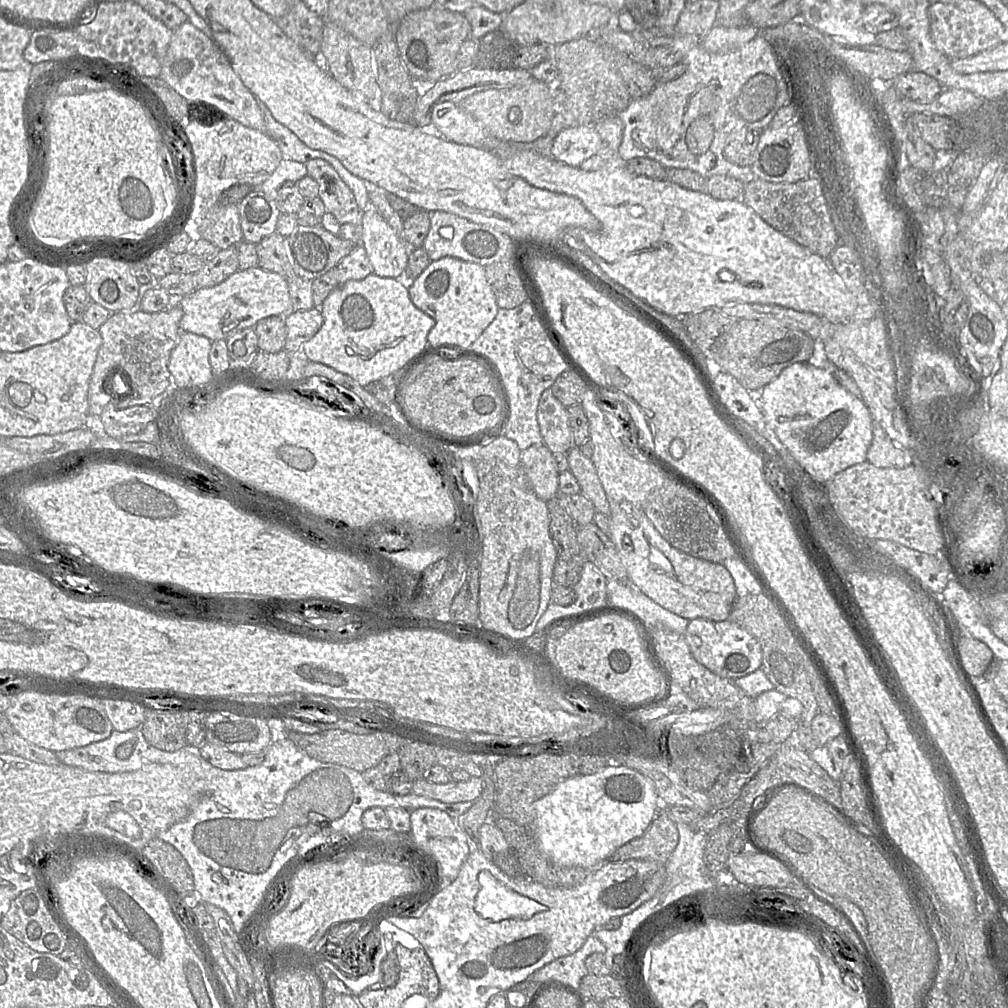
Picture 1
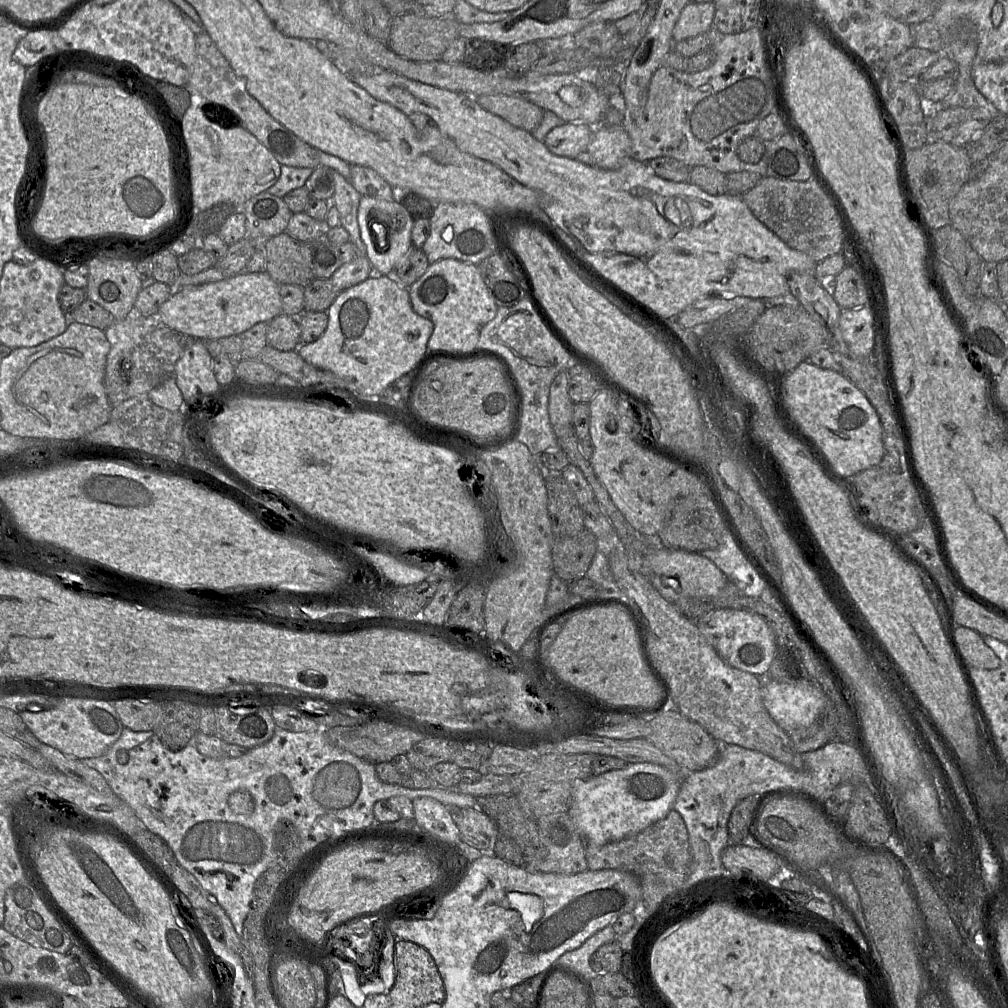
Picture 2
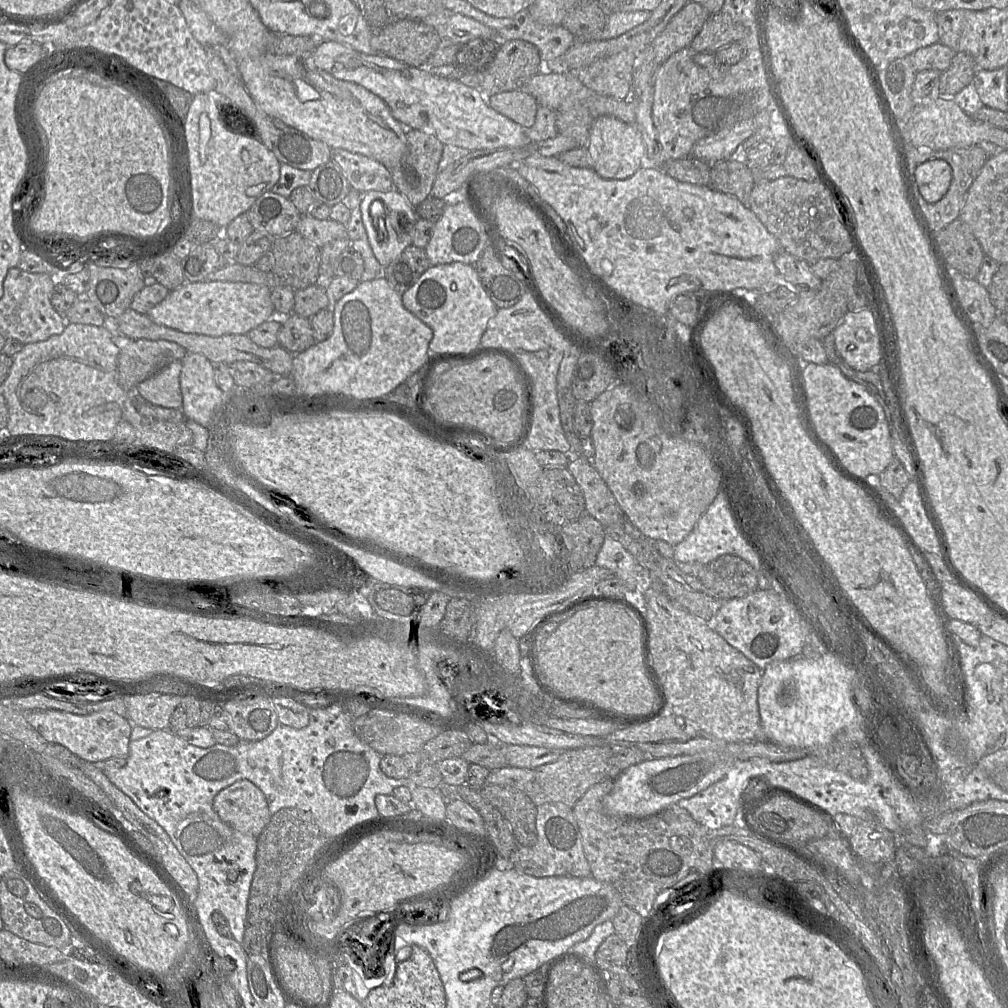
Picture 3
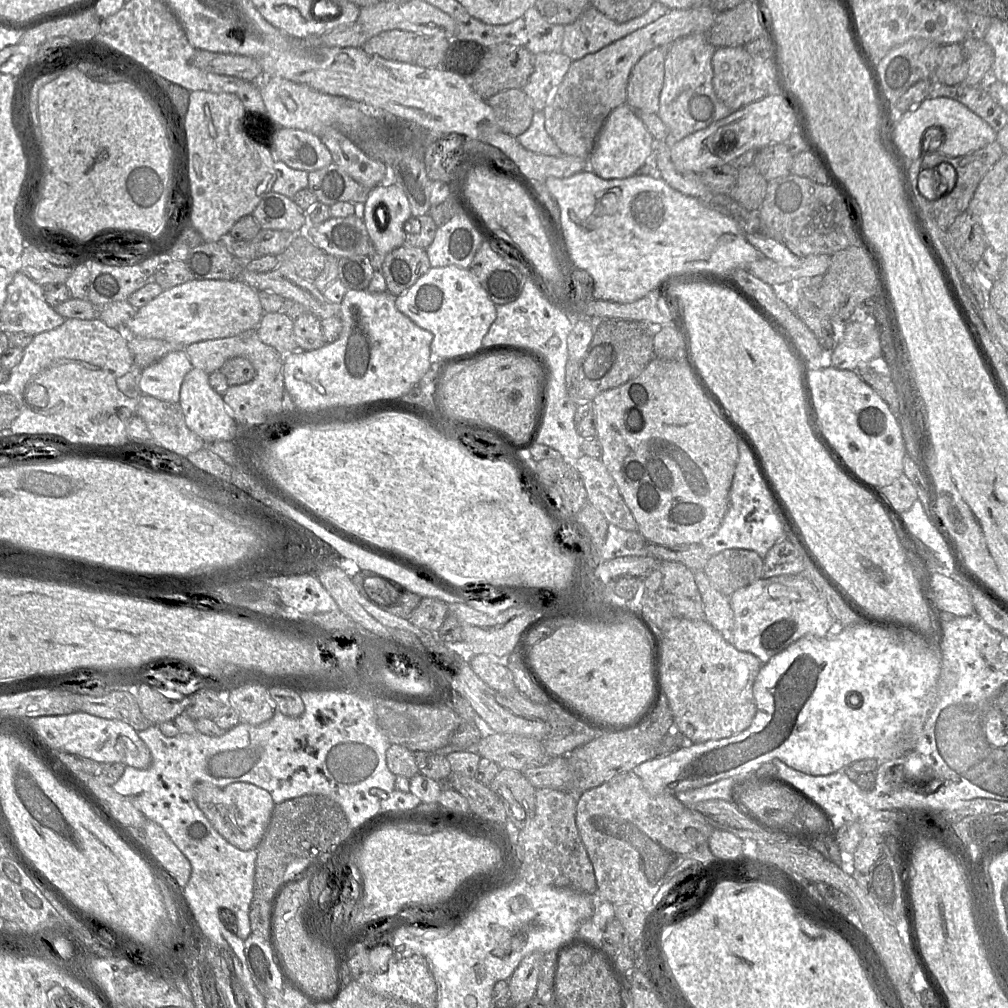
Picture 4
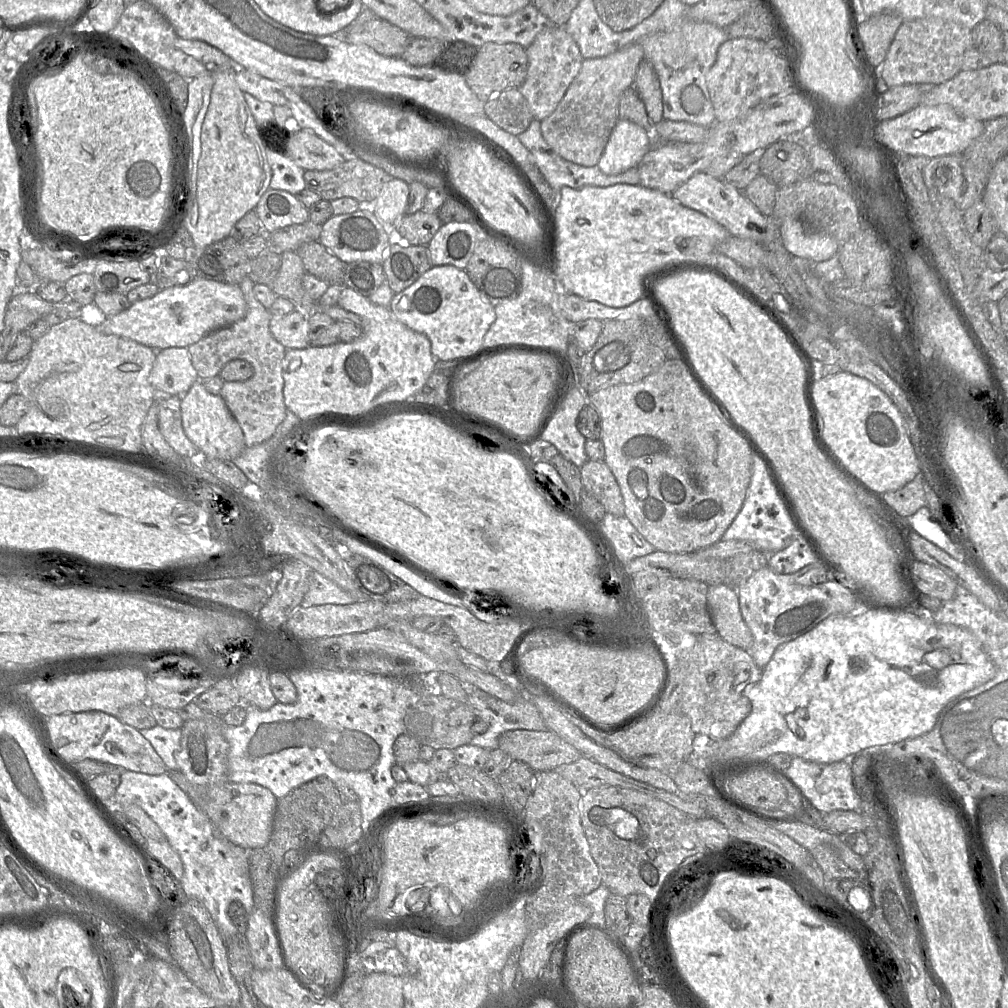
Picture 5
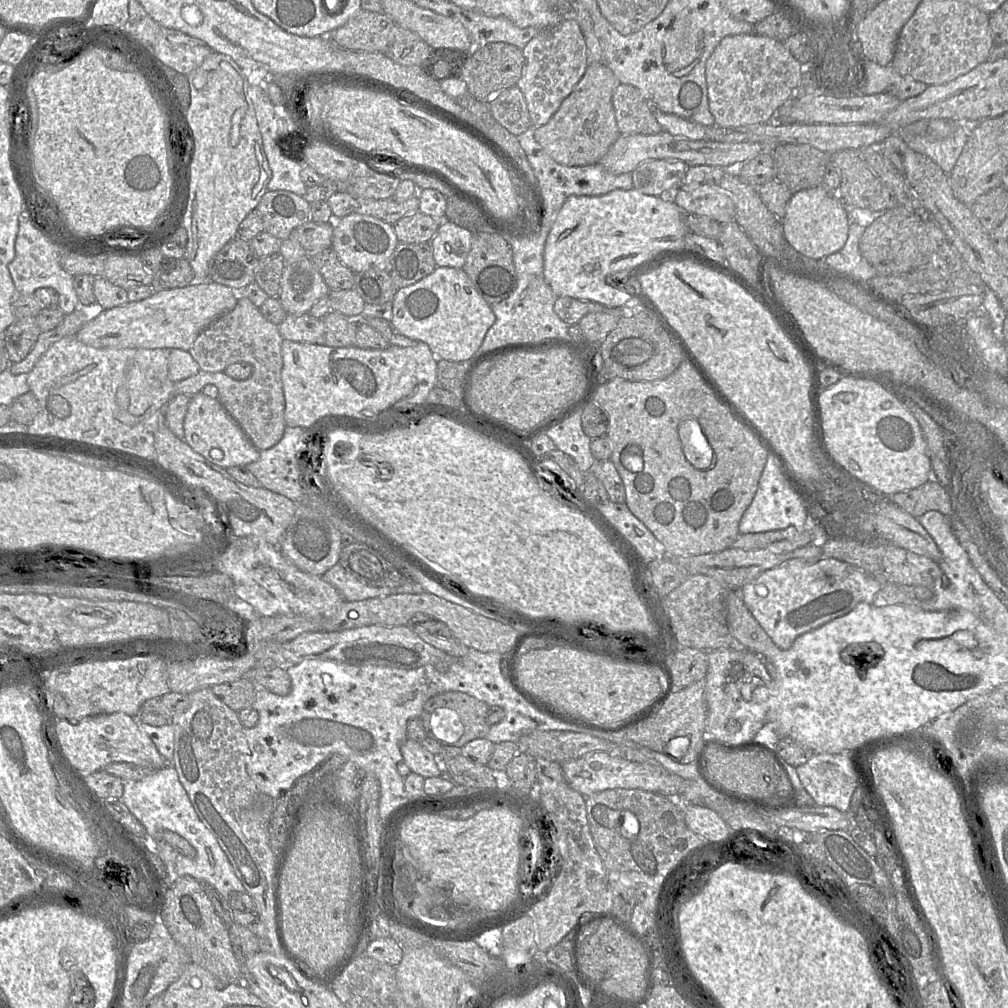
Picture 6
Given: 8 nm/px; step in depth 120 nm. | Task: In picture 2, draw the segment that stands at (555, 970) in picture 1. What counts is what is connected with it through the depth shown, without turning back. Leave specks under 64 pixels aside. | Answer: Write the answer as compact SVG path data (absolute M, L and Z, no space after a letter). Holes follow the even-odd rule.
M606 926L590 936L581 946L563 953L557 962L549 967L563 969L576 978L586 981L593 979L596 973L589 965L590 956L603 944L616 940L616 934L611 926Z

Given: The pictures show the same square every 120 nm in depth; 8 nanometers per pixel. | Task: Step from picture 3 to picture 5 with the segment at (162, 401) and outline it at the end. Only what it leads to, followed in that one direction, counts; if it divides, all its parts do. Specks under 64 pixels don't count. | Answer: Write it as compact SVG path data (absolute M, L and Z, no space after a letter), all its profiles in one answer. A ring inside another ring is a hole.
M188 348L156 351L149 382L162 397L182 396L199 380Z

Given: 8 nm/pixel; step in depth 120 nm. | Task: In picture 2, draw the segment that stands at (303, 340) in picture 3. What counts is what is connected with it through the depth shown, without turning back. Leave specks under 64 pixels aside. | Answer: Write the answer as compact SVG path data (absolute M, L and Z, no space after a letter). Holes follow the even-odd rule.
M282 313L268 322L267 345L280 351L297 350L300 334L297 318Z

